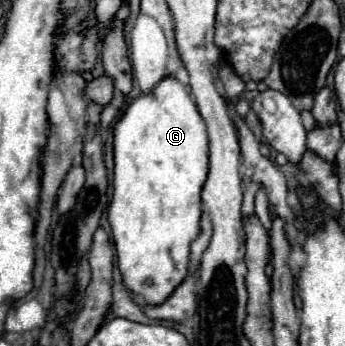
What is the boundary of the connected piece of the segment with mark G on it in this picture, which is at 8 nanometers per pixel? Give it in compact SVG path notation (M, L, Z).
M163 77L149 93L135 97L113 127L113 201L107 217L113 231L125 287L147 305L159 305L187 277L189 245L201 233L201 187L207 177L207 133L189 91L175 77Z

